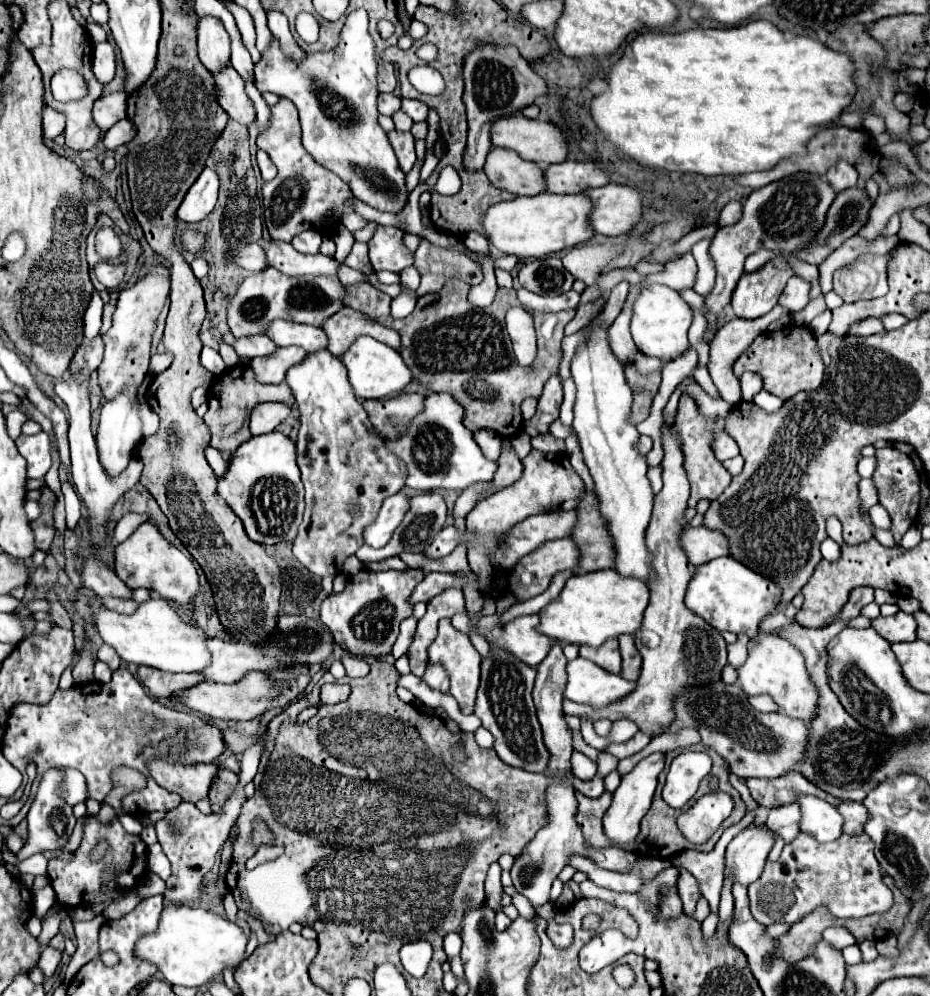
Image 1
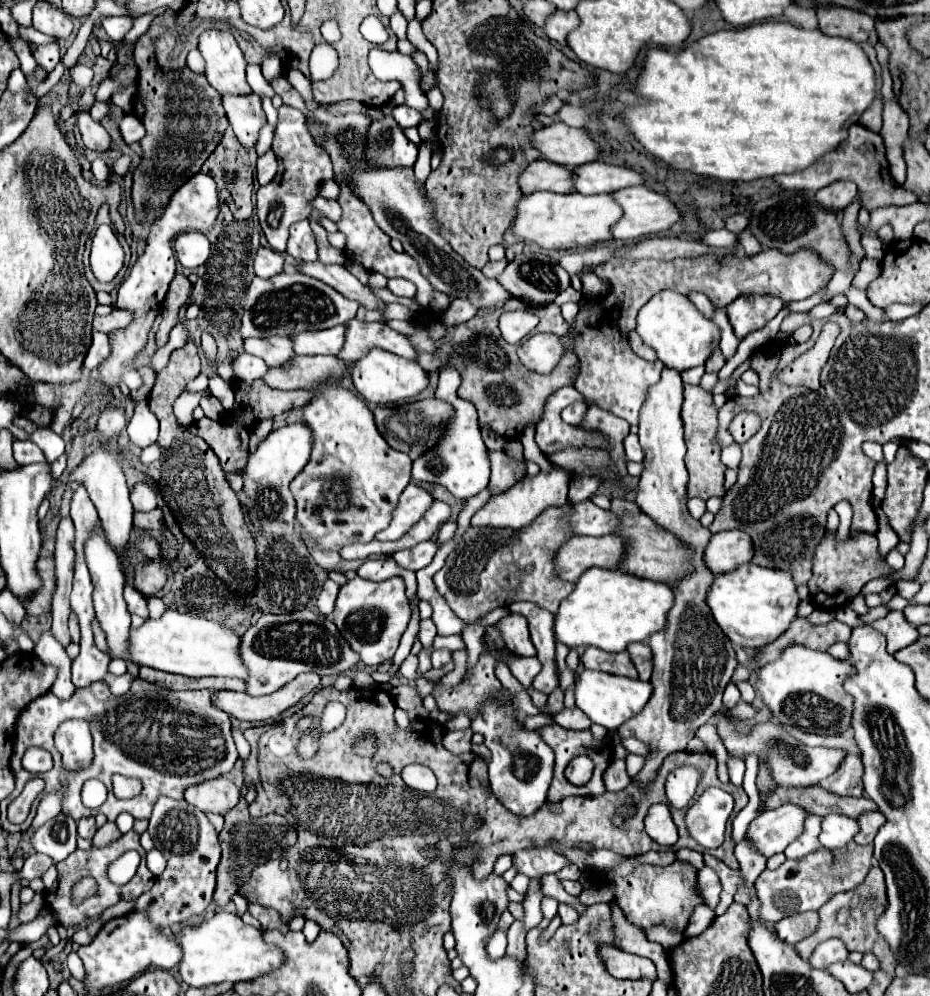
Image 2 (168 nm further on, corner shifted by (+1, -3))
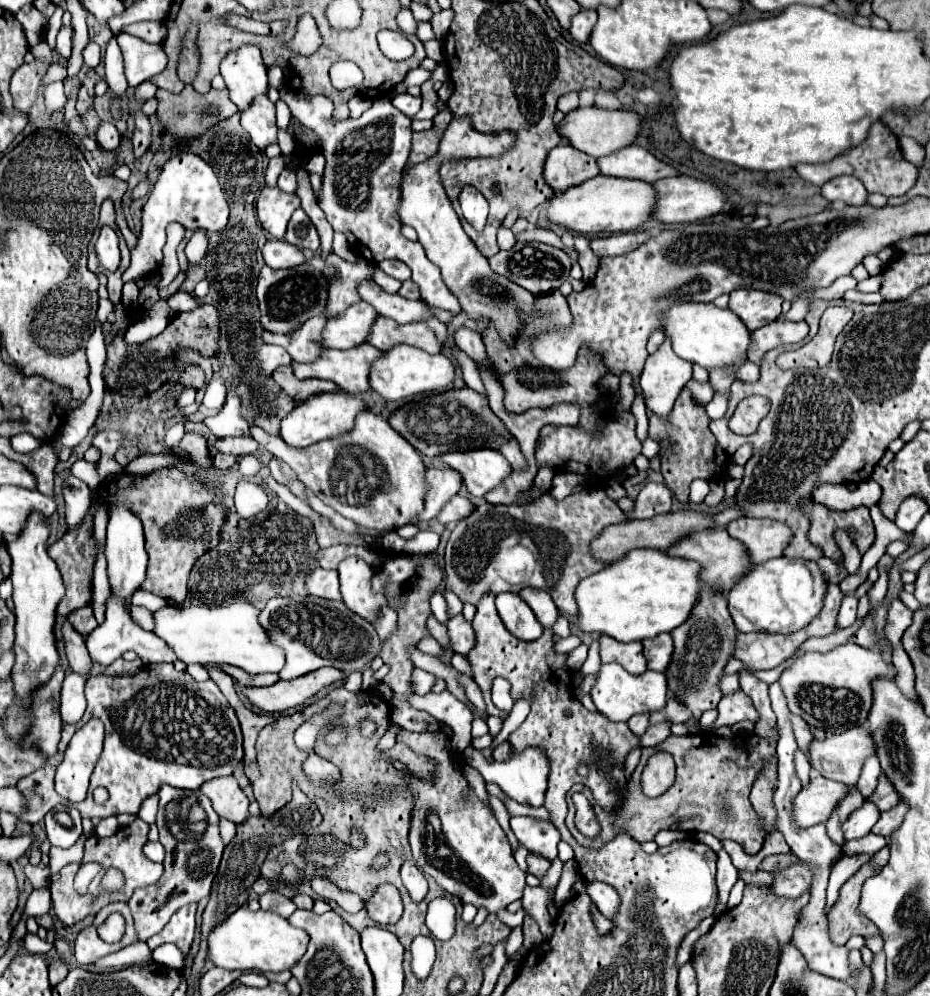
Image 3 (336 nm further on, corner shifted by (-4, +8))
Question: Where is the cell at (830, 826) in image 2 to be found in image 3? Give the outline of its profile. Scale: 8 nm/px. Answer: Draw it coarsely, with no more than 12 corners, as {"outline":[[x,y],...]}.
{"outline":[[865,801],[843,823],[847,841],[871,833],[881,811]]}

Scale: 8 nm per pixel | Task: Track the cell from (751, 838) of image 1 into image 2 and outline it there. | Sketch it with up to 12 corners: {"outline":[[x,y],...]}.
{"outline":[[784,804],[750,822],[746,838],[770,858],[802,832],[804,808]]}

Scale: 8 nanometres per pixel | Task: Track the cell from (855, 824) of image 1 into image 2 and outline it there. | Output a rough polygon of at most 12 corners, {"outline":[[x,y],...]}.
{"outline":[[880,812],[858,816],[854,842],[872,844],[878,828],[886,822]]}

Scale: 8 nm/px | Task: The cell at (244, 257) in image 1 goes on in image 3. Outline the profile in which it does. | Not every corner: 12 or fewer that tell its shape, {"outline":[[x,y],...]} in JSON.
{"outline":[[279,239],[265,243],[263,259],[271,269],[305,263],[299,247]]}

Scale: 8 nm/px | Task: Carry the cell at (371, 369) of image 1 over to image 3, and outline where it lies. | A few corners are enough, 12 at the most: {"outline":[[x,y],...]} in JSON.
{"outline":[[397,345],[371,369],[385,401],[445,391],[455,365],[445,355]]}

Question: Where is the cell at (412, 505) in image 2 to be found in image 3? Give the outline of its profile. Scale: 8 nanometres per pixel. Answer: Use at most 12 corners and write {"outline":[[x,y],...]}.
{"outline":[[427,469],[425,511],[419,521],[439,515],[459,493],[463,477],[451,469]]}

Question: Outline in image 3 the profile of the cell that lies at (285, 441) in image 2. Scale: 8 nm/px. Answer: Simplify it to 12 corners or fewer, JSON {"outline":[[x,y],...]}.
{"outline":[[319,393],[283,421],[281,437],[307,447],[341,437],[365,411],[349,393]]}

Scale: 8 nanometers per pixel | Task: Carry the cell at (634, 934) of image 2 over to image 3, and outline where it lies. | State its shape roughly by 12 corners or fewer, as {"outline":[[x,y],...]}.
{"outline":[[585,881],[585,893],[611,919],[619,895],[611,885]]}

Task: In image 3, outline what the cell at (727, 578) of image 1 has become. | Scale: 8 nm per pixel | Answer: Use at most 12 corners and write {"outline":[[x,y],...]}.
{"outline":[[815,561],[755,565],[727,595],[737,631],[795,633],[821,611]]}

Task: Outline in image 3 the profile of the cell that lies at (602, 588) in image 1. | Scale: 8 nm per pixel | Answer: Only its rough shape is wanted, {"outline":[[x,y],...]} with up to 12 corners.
{"outline":[[635,549],[585,577],[577,627],[621,643],[673,631],[701,565]]}

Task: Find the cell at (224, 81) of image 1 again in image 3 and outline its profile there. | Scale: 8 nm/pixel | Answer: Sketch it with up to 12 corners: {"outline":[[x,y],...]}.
{"outline":[[257,97],[241,125],[261,151],[277,143],[275,105]]}

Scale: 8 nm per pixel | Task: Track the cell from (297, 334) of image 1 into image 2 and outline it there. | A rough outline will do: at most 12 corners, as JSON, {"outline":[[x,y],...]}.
{"outline":[[344,326],[298,332],[296,354],[332,354],[344,344]]}

